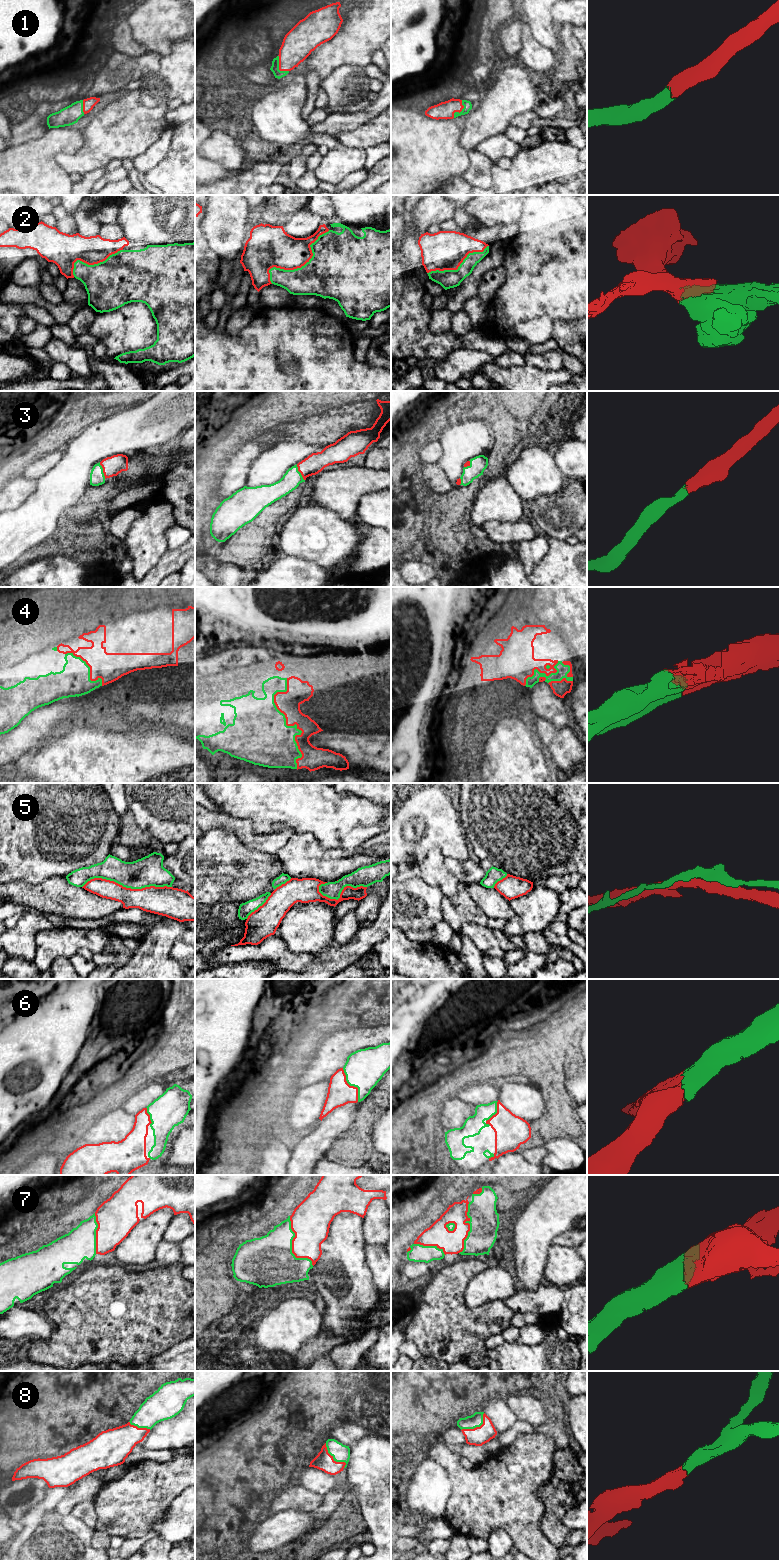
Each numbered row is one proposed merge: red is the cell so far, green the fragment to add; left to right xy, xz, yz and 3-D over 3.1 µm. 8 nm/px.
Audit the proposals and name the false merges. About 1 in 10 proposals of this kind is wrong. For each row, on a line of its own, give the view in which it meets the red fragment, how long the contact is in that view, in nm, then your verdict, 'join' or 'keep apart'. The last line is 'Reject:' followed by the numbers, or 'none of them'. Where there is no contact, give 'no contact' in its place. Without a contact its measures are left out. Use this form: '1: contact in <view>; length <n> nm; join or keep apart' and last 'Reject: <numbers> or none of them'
1: contact in xz; length 160 nm; join
2: contact in xz; length 650 nm; join
3: contact in xy; length 140 nm; join
4: contact in xz; length 750 nm; join
5: contact in xy; length 700 nm; keep apart
6: contact in xz; length 300 nm; join
7: contact in xz; length 440 nm; join
8: contact in xz; length 260 nm; join
Reject: 5

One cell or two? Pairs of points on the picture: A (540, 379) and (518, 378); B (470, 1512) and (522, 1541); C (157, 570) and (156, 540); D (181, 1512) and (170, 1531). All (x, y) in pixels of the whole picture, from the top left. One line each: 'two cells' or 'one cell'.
A: one cell
B: one cell
C: two cells
D: one cell

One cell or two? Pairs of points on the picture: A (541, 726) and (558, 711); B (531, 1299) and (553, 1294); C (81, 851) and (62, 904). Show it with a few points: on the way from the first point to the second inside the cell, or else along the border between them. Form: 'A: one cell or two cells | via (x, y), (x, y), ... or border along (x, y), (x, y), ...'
A: two cells | border along (537, 716), (549, 720), (558, 728), (567, 726)
B: one cell | via (536, 1299), (548, 1298)
C: two cells | border along (65, 876), (52, 876), (42, 882)

